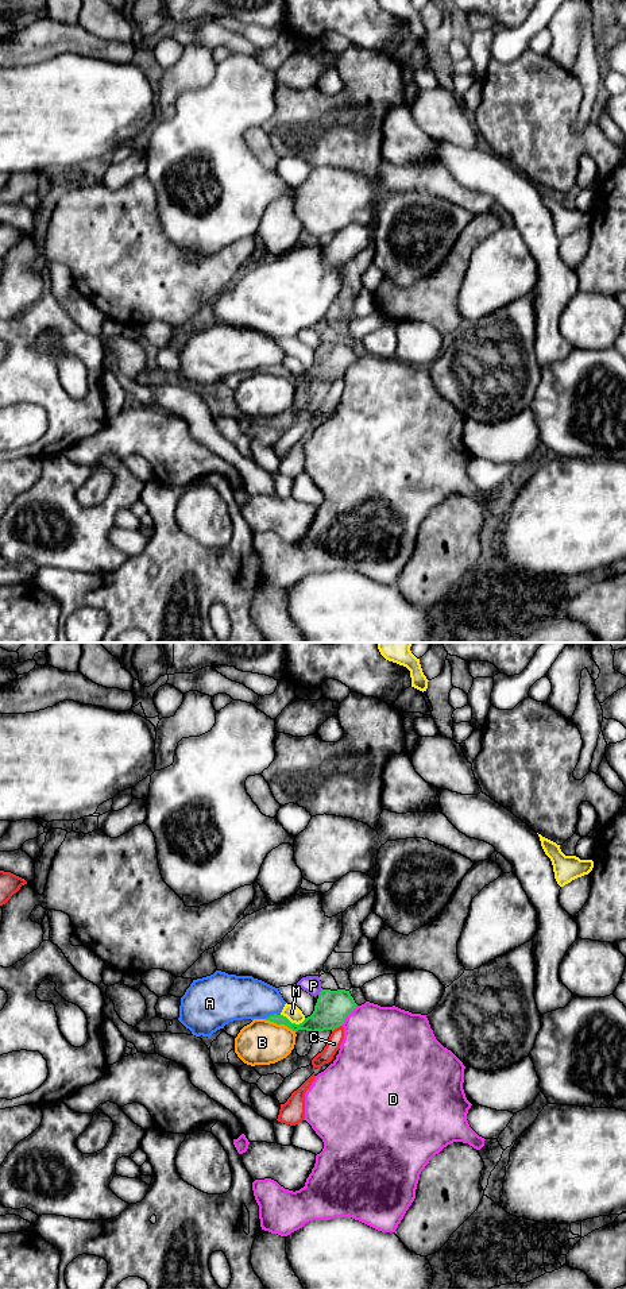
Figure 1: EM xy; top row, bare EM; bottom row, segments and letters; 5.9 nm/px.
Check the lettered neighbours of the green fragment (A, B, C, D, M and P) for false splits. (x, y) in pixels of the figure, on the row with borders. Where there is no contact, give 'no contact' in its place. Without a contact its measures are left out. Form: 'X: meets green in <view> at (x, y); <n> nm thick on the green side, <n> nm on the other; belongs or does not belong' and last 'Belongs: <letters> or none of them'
A: meets green in xy at (271, 1015); 100 nm thick on the green side, 280 nm on the other; does not belong
B: meets green in xy at (281, 1023); 130 nm thick on the green side, 280 nm on the other; does not belong
C: meets green in xy at (336, 1027); 200 nm thick on the green side, 80 nm on the other; does not belong
D: meets green in xy at (348, 1014); 200 nm thick on the green side, 440 nm on the other; does not belong
M: meets green in xy at (293, 1023); 200 nm thick on the green side, 90 nm on the other; does not belong
P: meets green in xy at (320, 992); 200 nm thick on the green side, 110 nm on the other; does not belong
Belongs: none of them

